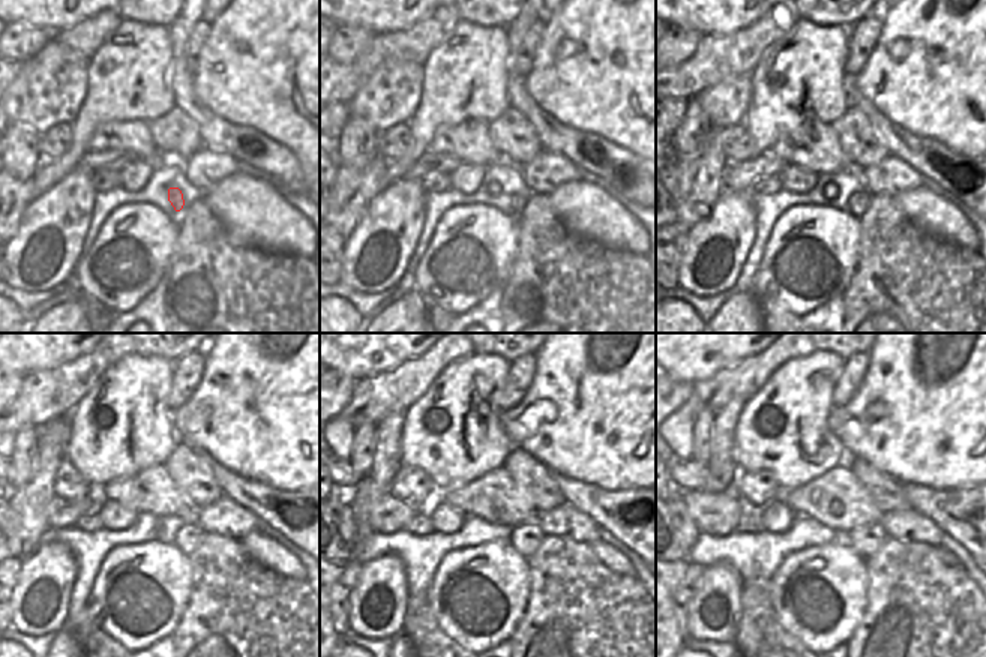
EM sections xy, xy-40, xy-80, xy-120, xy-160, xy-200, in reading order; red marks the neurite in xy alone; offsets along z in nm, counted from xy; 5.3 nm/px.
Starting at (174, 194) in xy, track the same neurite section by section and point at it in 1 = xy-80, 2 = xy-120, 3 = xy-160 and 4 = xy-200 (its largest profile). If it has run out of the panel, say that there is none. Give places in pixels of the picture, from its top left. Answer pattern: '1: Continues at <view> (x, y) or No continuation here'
1: Continues at xy-80 (857, 204)
2: Continues at xy-120 (188, 539)
3: Continues at xy-160 (526, 539)
4: Continues at xy-200 (866, 540).

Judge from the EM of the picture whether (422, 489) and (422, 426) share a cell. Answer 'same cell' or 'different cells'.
different cells

